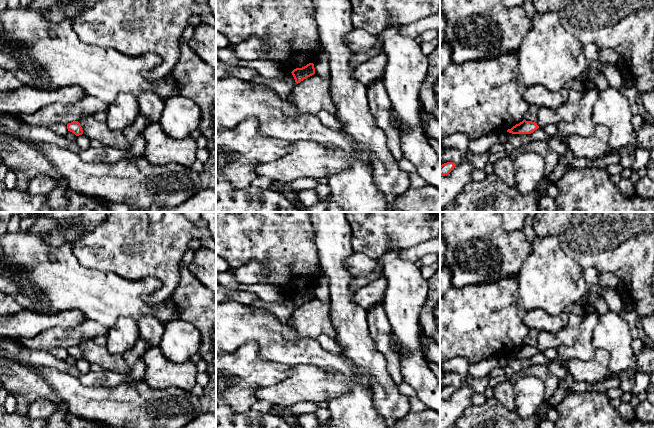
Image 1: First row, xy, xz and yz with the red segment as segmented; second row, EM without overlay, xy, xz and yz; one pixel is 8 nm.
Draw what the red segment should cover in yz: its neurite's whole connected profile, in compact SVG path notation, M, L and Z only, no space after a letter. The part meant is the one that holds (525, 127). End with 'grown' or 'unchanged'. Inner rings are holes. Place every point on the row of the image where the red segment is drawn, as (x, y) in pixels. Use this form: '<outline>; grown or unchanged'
M524 119L519 124L516 124L511 129L508 129L507 132L512 134L531 134L538 128L539 126L537 125L537 123L532 121L526 121Z; unchanged

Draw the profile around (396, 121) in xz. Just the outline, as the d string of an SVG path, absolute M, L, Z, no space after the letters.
M390 109L389 112L390 112L391 120L392 120L394 126L396 126L399 129L399 131L406 130L406 127L403 125L401 120L398 118L396 113L392 109Z

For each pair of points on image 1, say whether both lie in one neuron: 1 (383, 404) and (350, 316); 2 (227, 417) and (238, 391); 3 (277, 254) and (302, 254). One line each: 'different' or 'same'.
1: same
2: different
3: same

